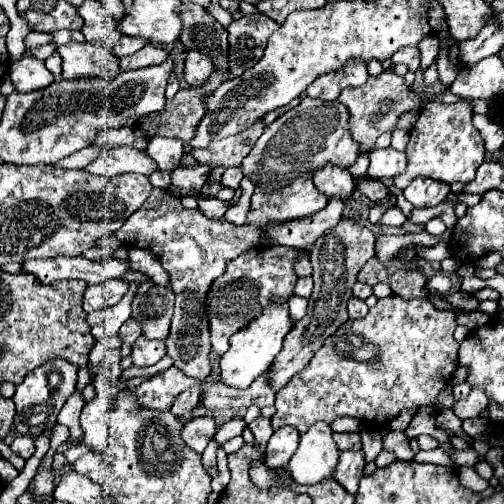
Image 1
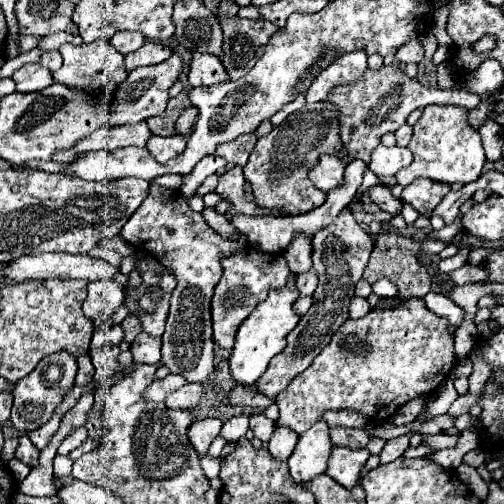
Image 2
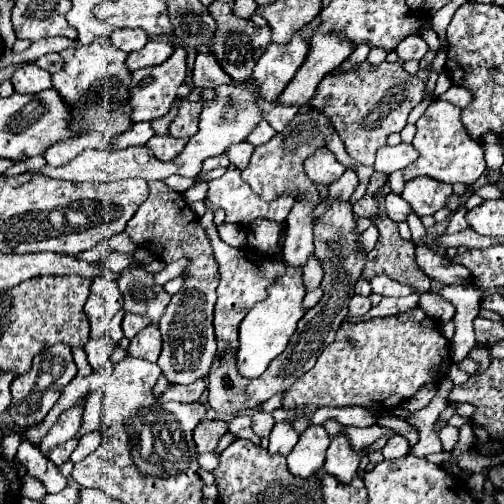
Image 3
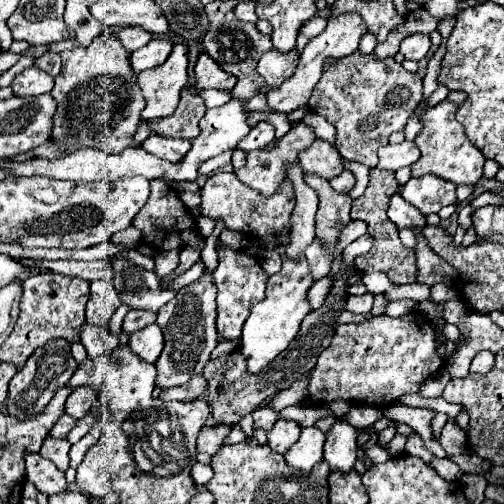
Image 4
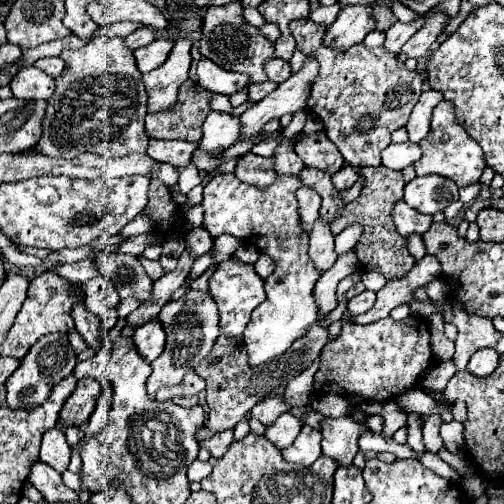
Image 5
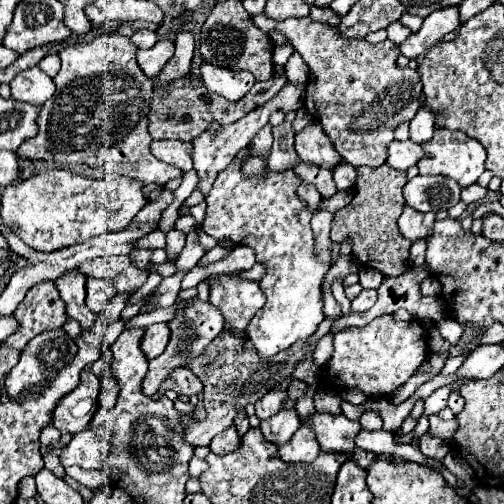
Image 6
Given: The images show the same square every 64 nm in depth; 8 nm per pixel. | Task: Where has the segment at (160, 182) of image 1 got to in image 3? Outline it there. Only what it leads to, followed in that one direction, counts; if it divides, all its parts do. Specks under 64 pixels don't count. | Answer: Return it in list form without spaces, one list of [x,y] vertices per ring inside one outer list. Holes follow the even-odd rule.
[[[170,176],[164,180],[164,184],[172,190],[178,190],[178,192],[186,192],[188,188],[192,188],[196,182],[194,178],[182,178],[182,176]]]

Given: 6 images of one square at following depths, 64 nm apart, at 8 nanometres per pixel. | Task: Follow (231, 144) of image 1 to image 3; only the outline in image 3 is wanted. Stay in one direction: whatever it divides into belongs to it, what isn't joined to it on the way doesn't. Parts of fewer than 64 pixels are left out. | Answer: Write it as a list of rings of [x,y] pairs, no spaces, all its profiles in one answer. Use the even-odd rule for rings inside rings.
[[[240,142],[240,144],[232,144],[226,154],[228,154],[232,166],[238,168],[238,170],[242,170],[244,166],[248,166],[248,160],[250,160],[252,152],[254,152],[254,146],[252,146],[252,144]]]

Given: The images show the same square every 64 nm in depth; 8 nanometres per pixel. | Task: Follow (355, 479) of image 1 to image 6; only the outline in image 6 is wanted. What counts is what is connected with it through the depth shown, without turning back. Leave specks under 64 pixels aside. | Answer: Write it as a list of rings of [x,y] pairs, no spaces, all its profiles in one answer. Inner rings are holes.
[[[314,412],[310,416],[310,428],[324,452],[354,452],[354,438],[362,426],[342,414],[332,416],[328,412]]]

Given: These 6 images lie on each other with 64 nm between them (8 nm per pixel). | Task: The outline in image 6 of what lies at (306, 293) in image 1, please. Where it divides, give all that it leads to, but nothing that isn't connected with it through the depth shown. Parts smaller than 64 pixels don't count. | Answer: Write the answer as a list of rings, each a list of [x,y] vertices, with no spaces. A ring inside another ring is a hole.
[[[318,210],[312,218],[312,230],[314,230],[314,238],[316,238],[316,254],[318,258],[326,260],[330,264],[330,250],[328,250],[328,244],[330,244],[330,228],[332,228],[332,218],[334,214],[326,212],[326,210]]]

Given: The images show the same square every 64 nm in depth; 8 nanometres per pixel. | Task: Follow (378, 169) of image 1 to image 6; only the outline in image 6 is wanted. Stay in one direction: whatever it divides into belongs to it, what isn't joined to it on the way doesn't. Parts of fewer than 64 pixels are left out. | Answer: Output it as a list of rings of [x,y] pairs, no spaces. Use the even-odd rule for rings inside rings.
[[[394,140],[388,148],[388,164],[396,170],[408,170],[410,166],[418,164],[420,158],[422,158],[422,146],[412,140],[406,142]]]

